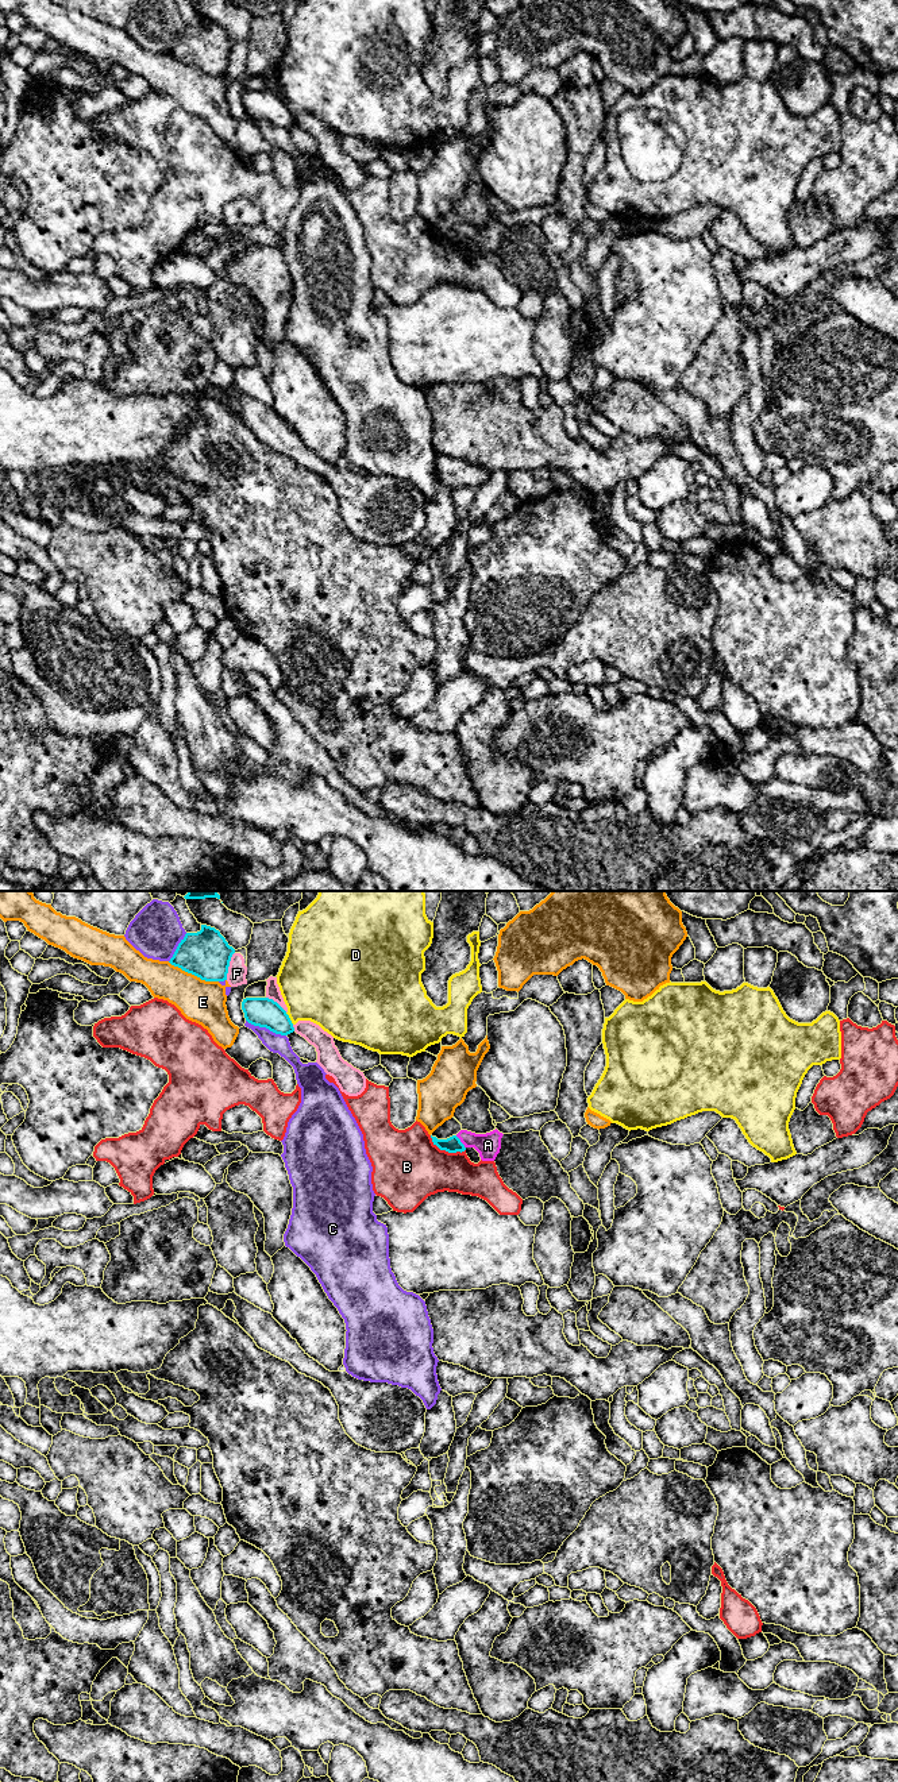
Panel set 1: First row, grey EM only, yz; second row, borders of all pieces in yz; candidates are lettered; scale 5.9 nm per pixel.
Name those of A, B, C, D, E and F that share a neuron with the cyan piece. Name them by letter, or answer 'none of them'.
A

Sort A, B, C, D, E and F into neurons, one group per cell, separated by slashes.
A / B / C / D / E / F

